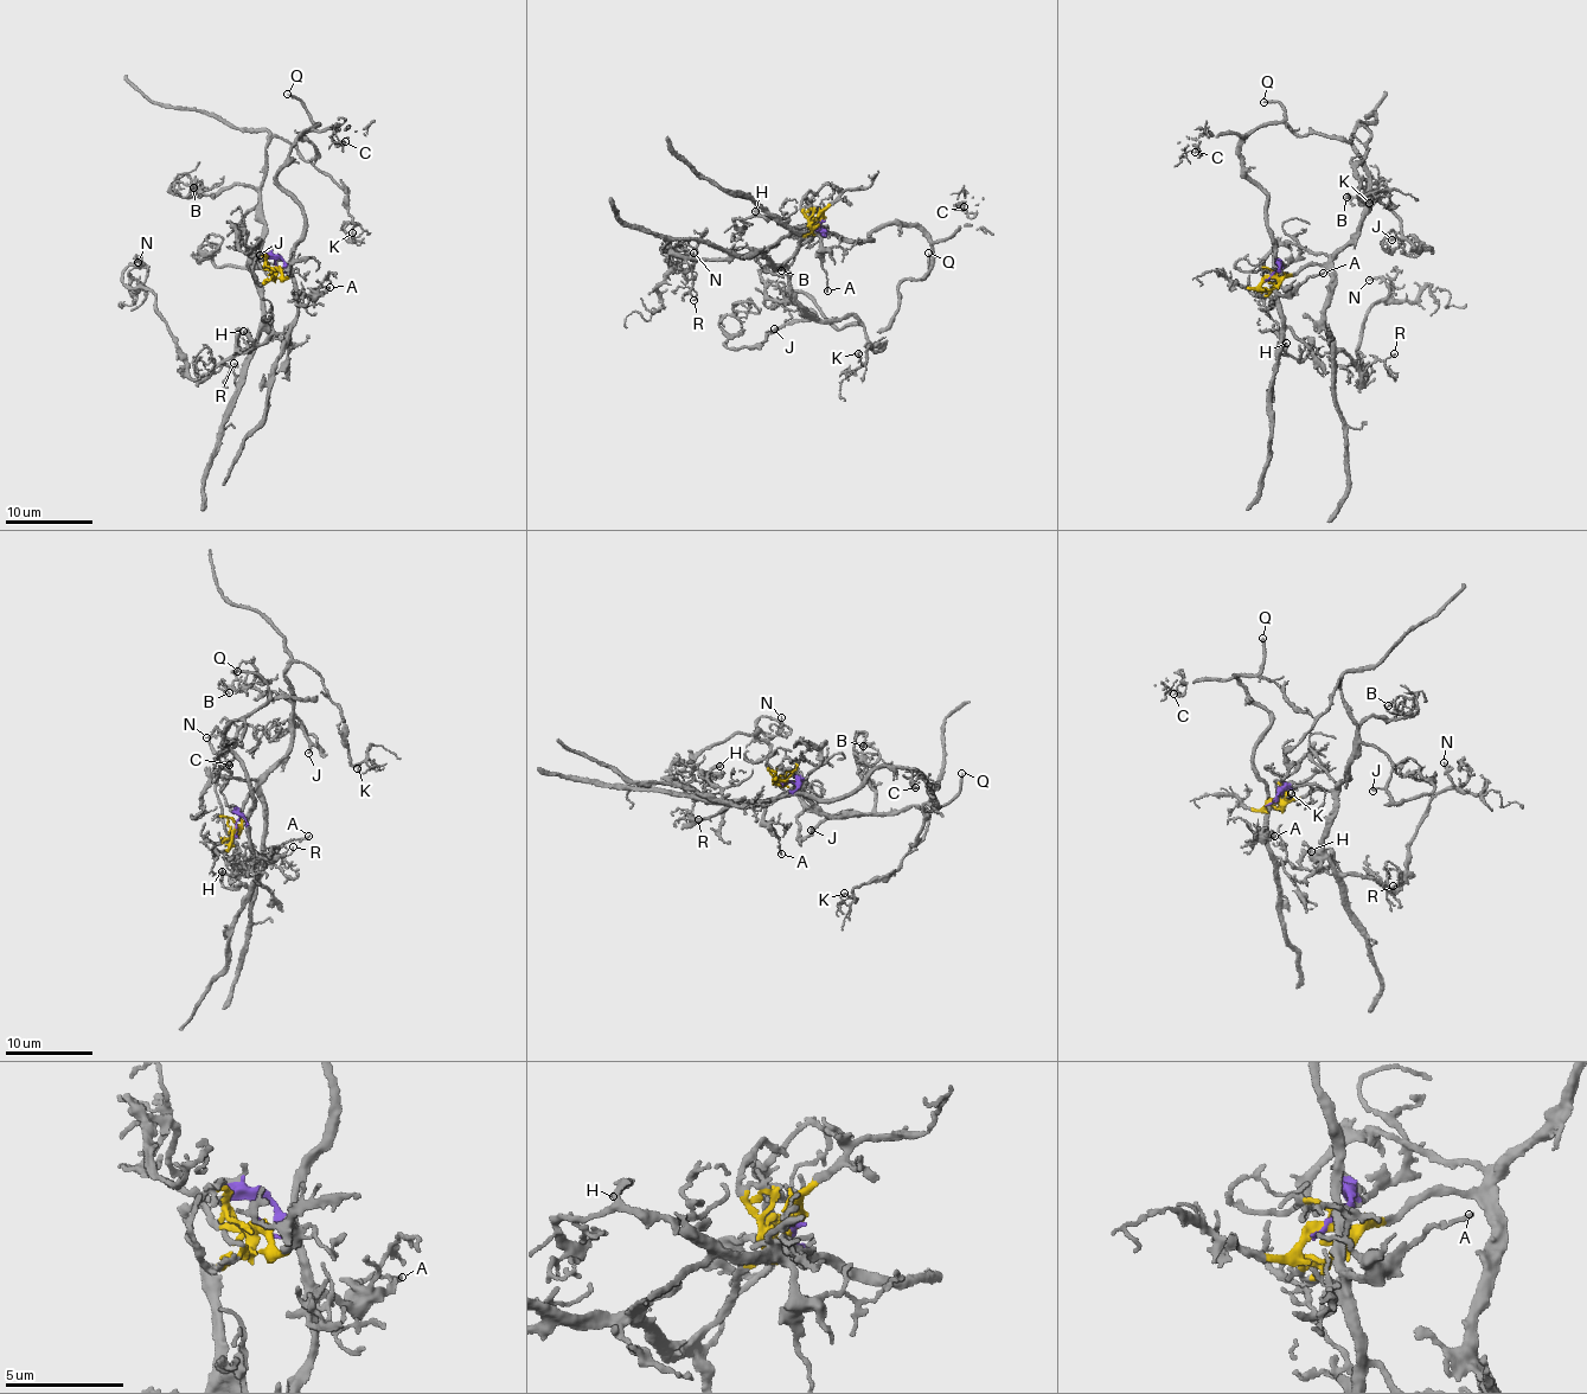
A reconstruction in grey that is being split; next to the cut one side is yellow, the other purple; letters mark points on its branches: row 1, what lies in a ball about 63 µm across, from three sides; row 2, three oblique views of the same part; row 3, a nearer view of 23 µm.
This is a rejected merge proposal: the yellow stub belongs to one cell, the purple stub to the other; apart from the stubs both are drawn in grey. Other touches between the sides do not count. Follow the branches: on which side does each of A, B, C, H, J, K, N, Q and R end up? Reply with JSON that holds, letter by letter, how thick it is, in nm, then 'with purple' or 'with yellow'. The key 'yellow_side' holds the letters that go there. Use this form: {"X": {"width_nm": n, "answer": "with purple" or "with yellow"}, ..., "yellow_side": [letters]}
{"A": {"width_nm": 180, "answer": "with purple"}, "B": {"width_nm": 160, "answer": "with yellow"}, "C": {"width_nm": 170, "answer": "with purple"}, "H": {"width_nm": 240, "answer": "with purple"}, "J": {"width_nm": 170, "answer": "with yellow"}, "K": {"width_nm": 150, "answer": "with yellow"}, "N": {"width_nm": 160, "answer": "with yellow"}, "Q": {"width_nm": 220, "answer": "with purple"}, "R": {"width_nm": 140, "answer": "with yellow"}, "yellow_side": ["B", "J", "K", "N", "R"]}

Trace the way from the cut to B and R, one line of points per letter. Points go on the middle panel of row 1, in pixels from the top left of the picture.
B: (820, 222), (799, 236), (786, 269), (799, 305), (817, 318), (765, 293), (765, 270), (779, 267), (782, 270)
R: (820, 222), (811, 232), (799, 236), (795, 251), (778, 267), (756, 256), (686, 261), (696, 294), (693, 300)

